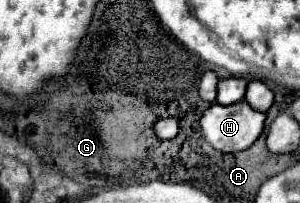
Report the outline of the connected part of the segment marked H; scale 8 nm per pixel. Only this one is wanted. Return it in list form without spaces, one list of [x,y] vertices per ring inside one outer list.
[[[245,100],[221,106],[211,104],[201,116],[201,132],[207,142],[221,152],[237,152],[249,148],[263,132],[265,114],[253,110]]]

